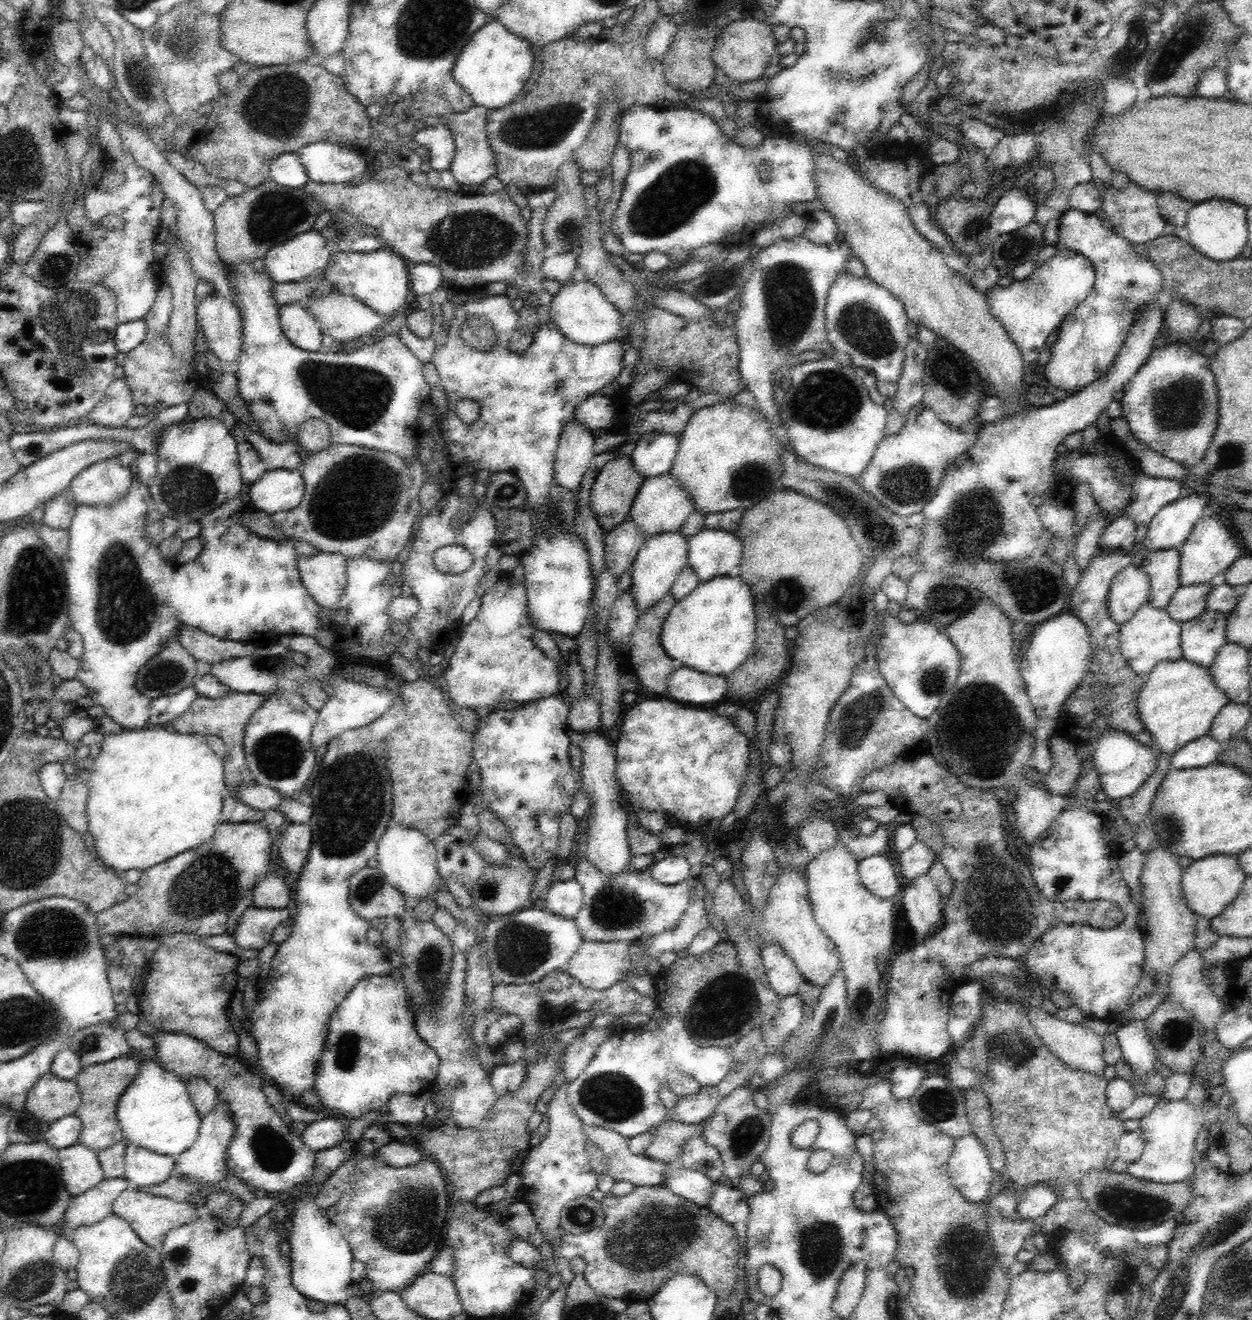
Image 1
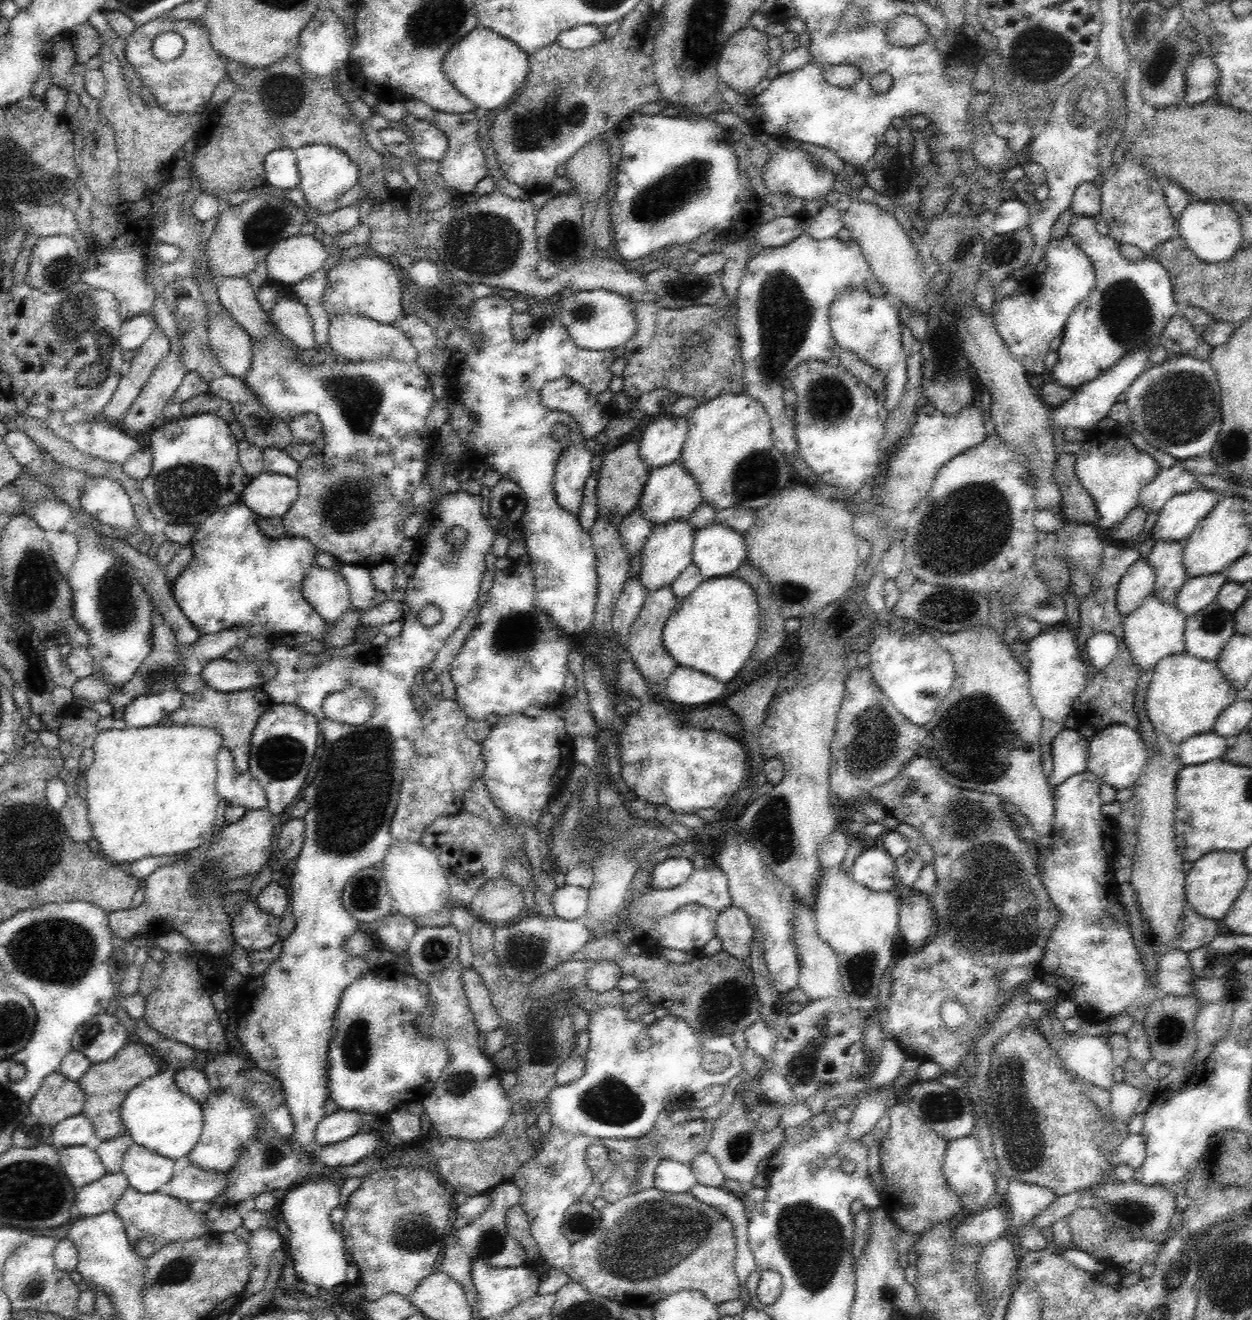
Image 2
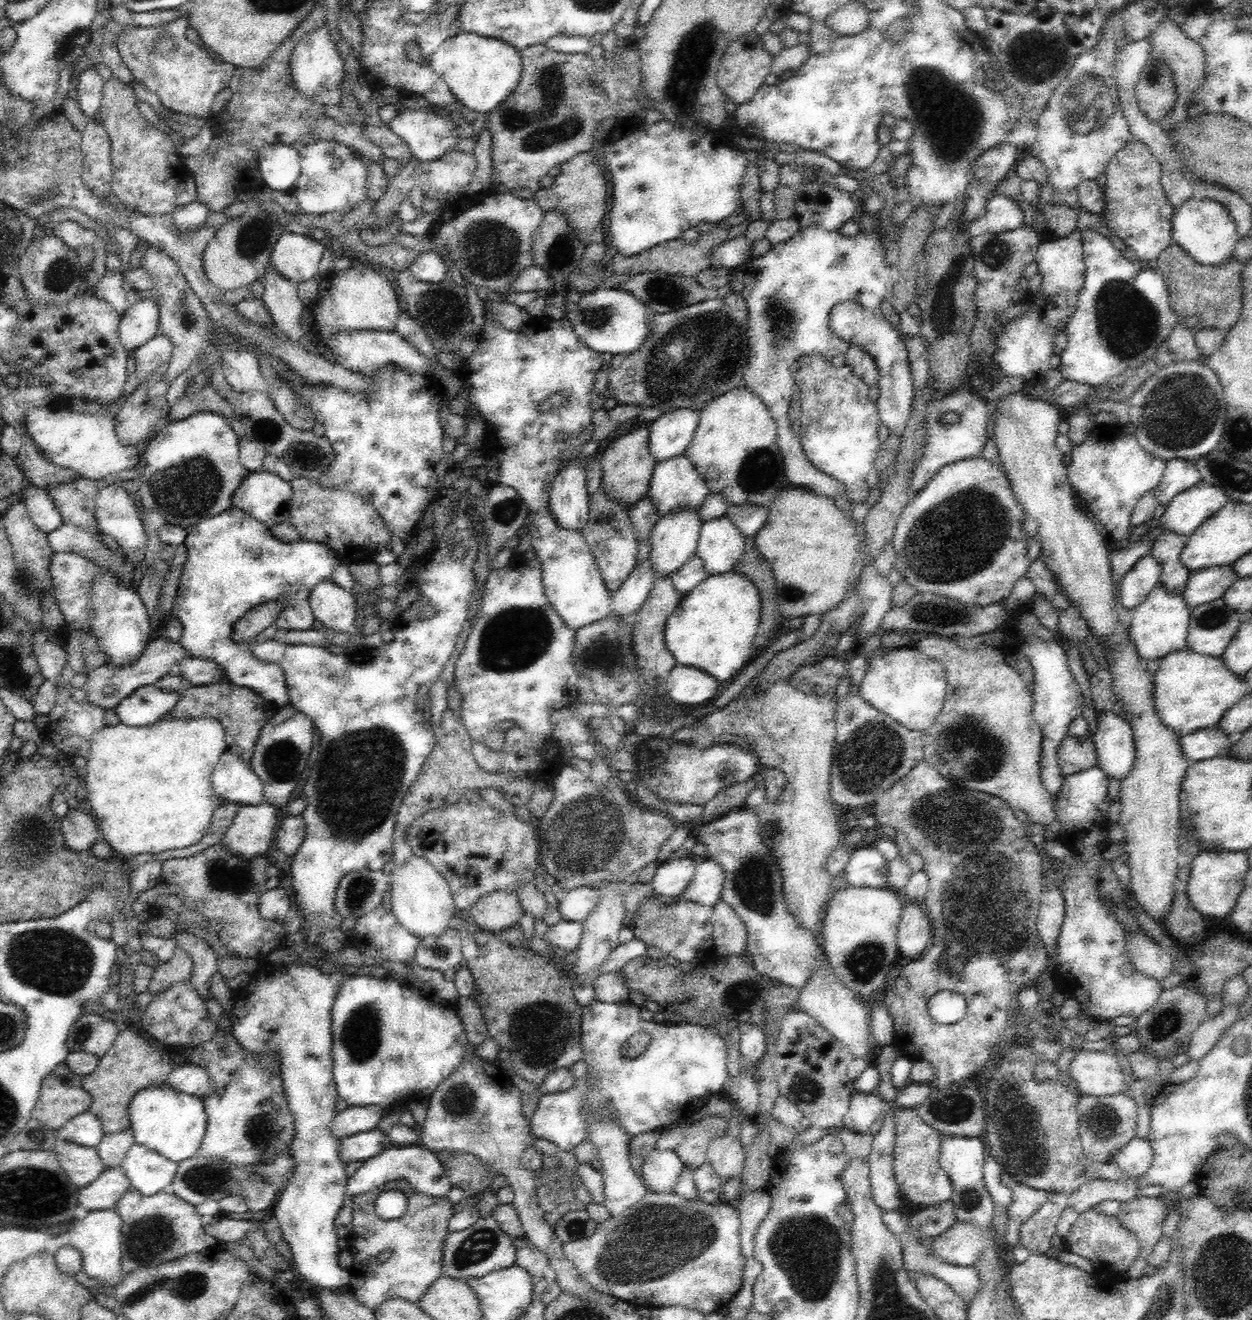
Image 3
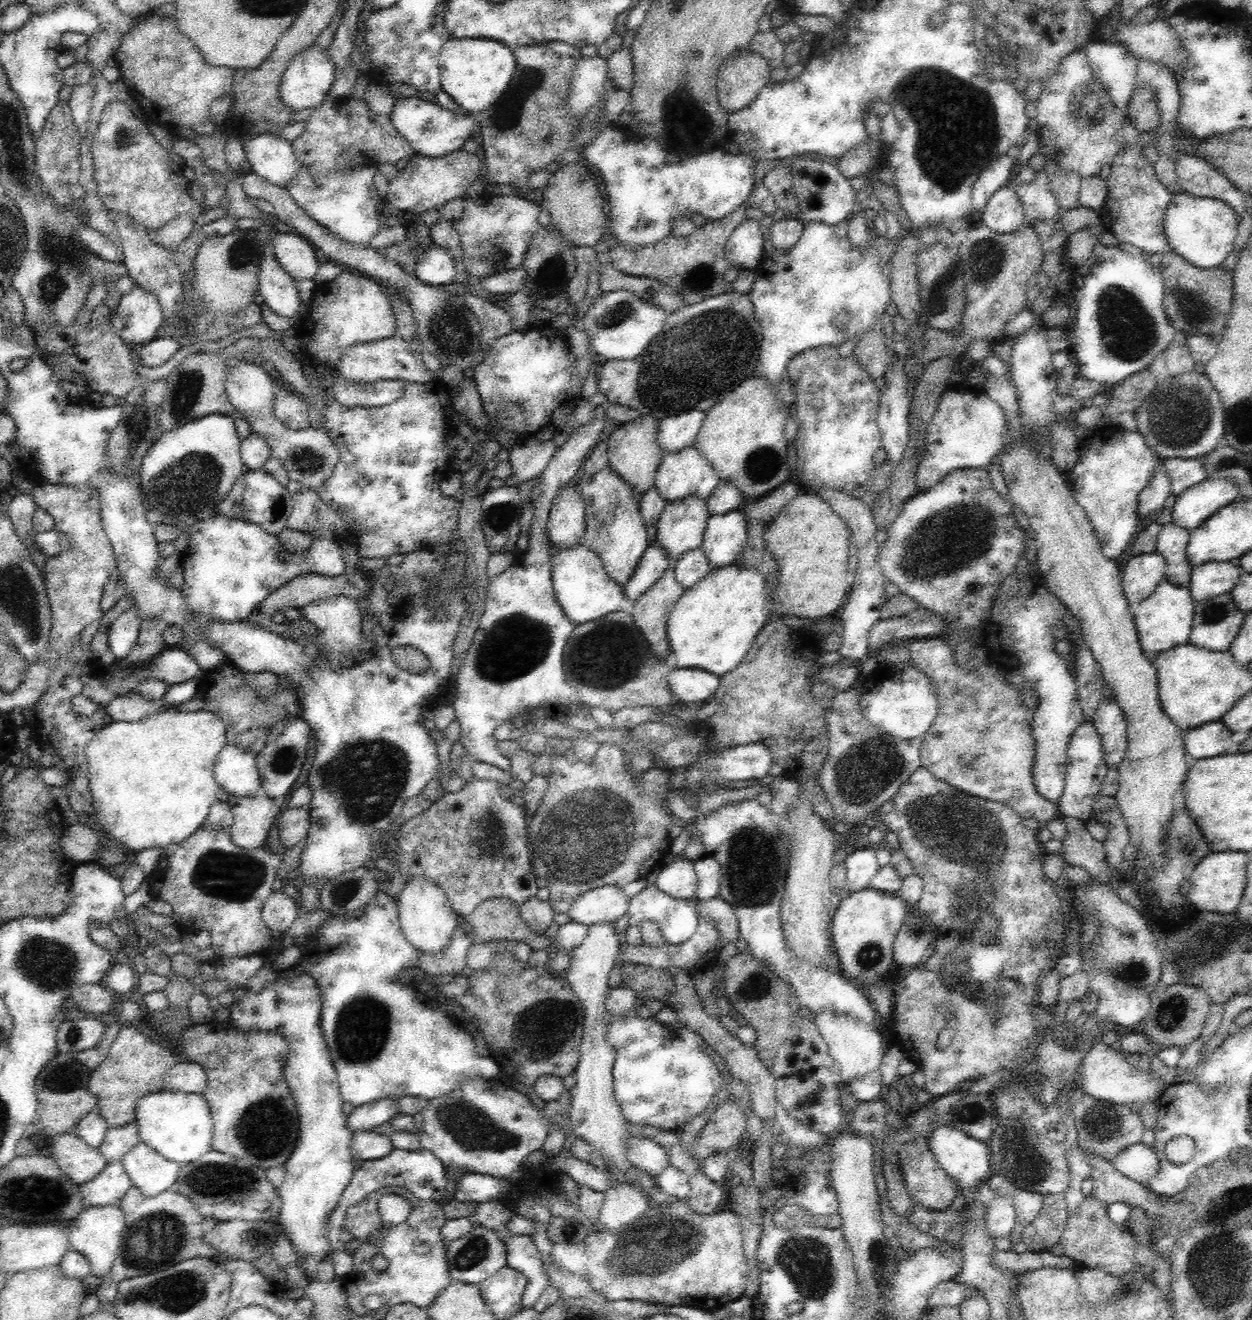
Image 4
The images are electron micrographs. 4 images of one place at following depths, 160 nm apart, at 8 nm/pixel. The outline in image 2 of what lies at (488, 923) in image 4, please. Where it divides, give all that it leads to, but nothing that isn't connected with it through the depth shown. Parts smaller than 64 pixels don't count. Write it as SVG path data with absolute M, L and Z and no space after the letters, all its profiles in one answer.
M501 874L486 880L472 897L469 908L482 921L493 925L523 915L523 889Z

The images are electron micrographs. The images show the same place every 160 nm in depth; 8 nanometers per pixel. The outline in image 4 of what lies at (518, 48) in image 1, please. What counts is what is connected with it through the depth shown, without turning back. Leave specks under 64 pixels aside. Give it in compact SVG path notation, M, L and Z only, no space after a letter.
M450 38L440 51L442 91L464 110L484 110L500 99L516 72L514 51L506 44L491 39Z

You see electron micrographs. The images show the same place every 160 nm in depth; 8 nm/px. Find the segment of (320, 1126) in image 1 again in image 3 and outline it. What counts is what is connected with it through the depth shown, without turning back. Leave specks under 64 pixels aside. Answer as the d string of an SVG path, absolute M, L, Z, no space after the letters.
M348 1106L332 1118L331 1132L338 1139L353 1136L358 1132L369 1132L377 1128L382 1116L384 1109L380 1106Z

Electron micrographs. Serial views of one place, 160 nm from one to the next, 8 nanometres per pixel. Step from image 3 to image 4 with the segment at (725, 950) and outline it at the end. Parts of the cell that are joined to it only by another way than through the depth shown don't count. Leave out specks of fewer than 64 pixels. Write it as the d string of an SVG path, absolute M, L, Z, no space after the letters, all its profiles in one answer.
M718 896L700 903L706 910L705 915L714 921L724 945L728 942L736 942L739 938L739 924L734 908Z

